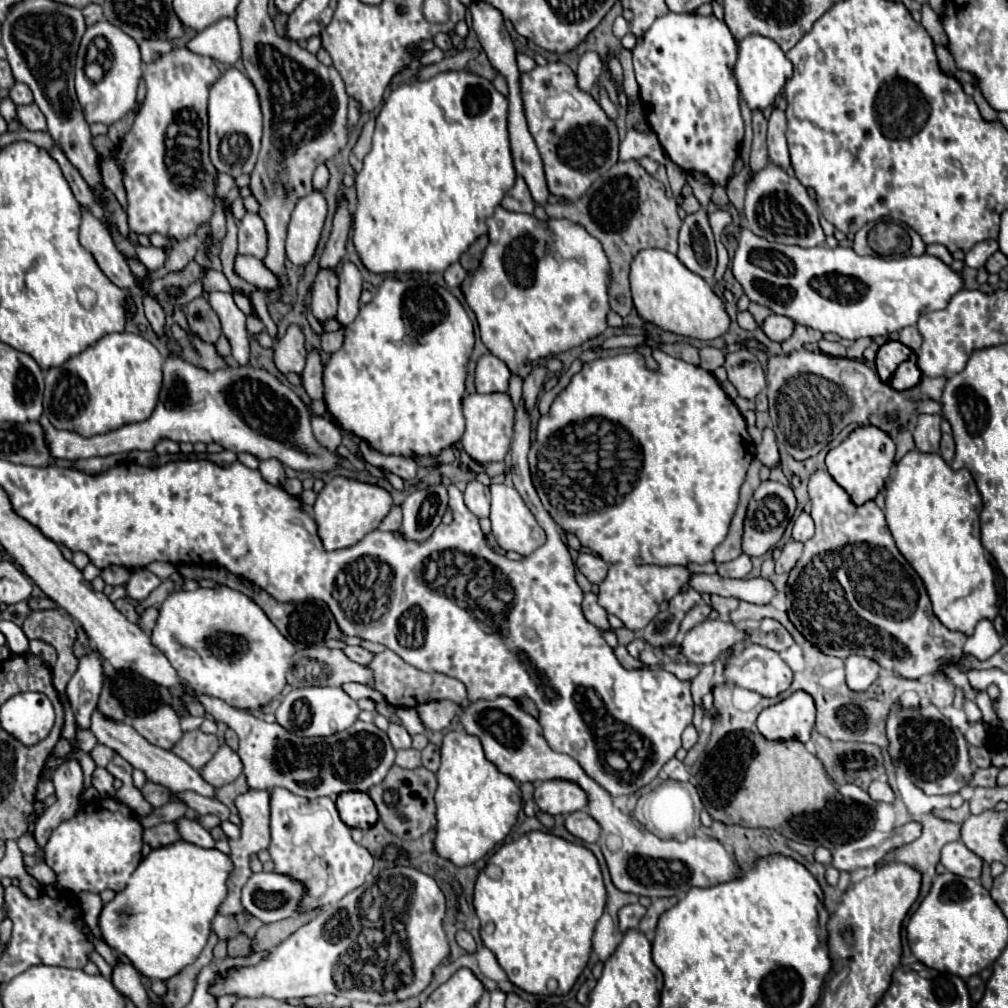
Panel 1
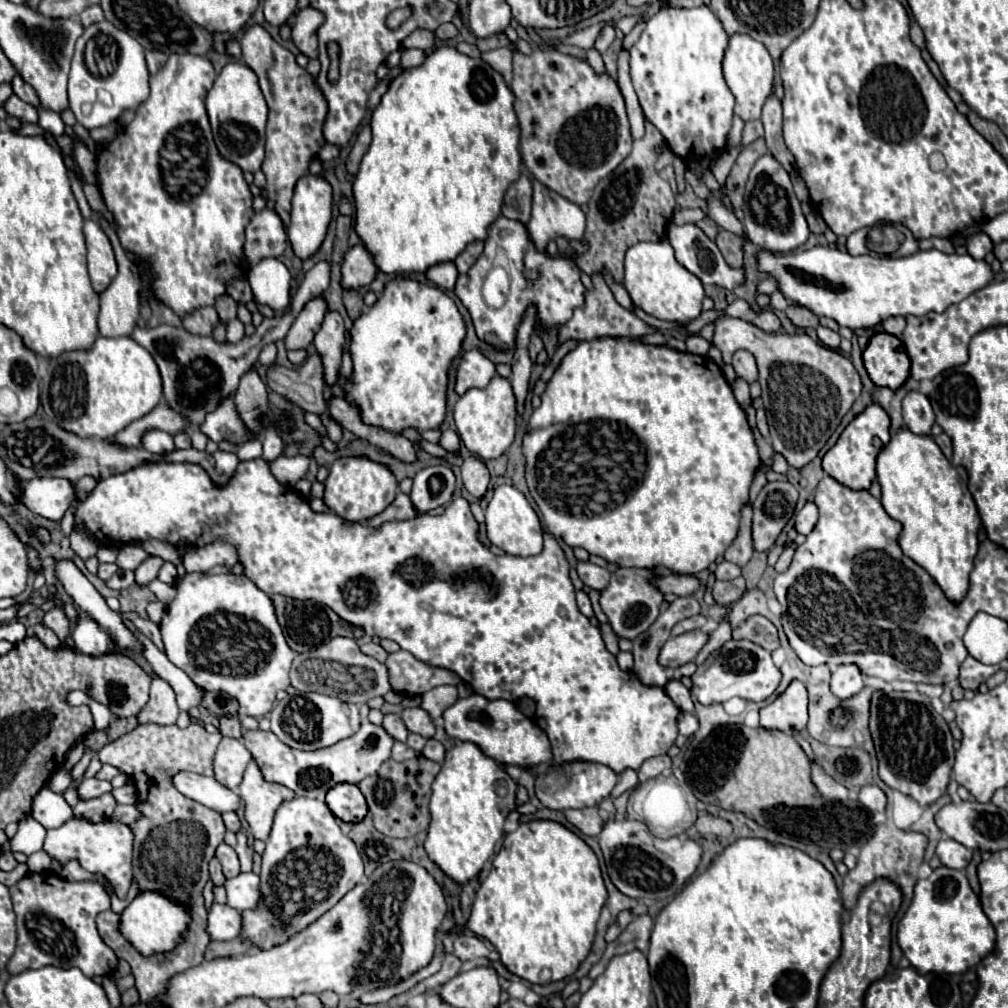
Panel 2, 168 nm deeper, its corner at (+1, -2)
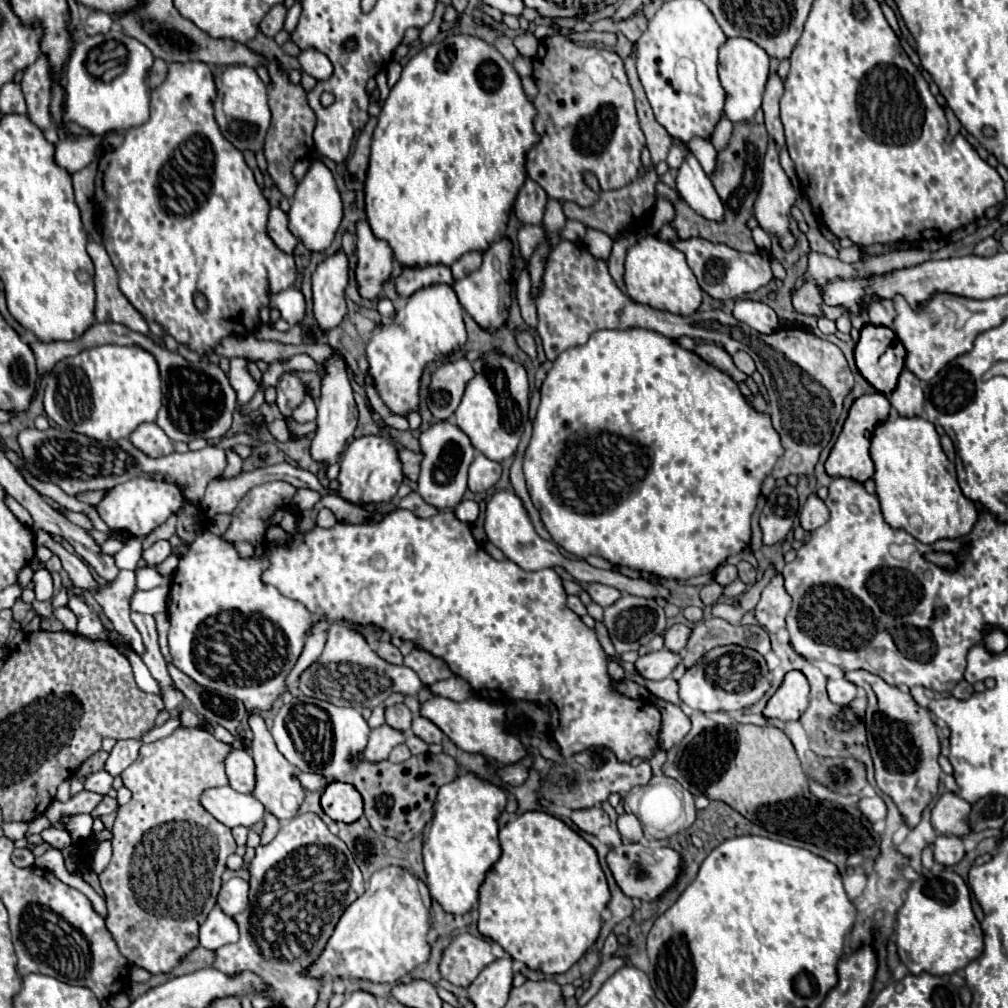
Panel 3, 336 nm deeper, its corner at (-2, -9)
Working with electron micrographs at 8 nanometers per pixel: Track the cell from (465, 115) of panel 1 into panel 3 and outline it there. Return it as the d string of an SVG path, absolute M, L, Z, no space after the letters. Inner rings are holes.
M448 34L442 42L430 44L422 52L418 52L410 62L404 66L400 80L392 86L382 112L378 116L378 126L374 130L374 140L372 140L372 154L370 154L370 164L366 172L366 182L364 182L364 200L366 200L366 216L368 224L378 240L386 240L388 246L392 248L394 260L402 268L424 268L430 264L444 264L452 266L462 254L470 250L486 252L488 246L496 240L500 240L506 232L508 216L512 202L516 198L516 190L524 184L526 180L526 160L524 154L526 150L536 144L536 132L534 132L534 120L536 108L532 102L526 98L520 78L514 72L512 64L504 60L504 56L490 44L486 44L480 38L474 36L460 36L460 34Z

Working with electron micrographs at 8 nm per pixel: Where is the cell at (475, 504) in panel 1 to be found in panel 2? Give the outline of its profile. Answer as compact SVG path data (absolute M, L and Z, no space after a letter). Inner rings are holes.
M475 455L467 457L461 465L461 479L463 479L463 487L471 495L481 499L487 491L487 485L489 485L489 471L487 471L485 461L481 461Z

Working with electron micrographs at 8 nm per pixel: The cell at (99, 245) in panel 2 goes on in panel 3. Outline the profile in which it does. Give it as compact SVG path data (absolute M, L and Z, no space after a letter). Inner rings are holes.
M88 242L88 256L94 262L94 288L96 288L96 310L98 322L120 322L130 330L148 334L148 324L142 314L128 302L128 298L118 288L118 274L112 260L102 244Z

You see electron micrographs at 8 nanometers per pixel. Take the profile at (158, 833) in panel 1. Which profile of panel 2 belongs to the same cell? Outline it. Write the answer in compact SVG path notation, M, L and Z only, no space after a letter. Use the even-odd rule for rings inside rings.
M145 723L139 725L135 731L131 731L129 735L123 735L121 739L115 739L113 743L107 743L97 755L101 759L101 763L109 763L113 767L117 767L121 773L131 775L137 787L137 803L135 807L139 809L141 817L135 819L129 827L135 835L133 839L133 881L139 885L139 891L161 891L161 895L169 895L169 899L173 899L175 903L187 905L189 913L191 913L191 923L189 923L189 931L185 931L185 939L173 949L173 951L165 951L161 955L141 955L119 931L119 919L121 915L115 911L101 911L97 915L97 929L101 939L117 953L119 959L125 959L131 969L133 969L133 977L135 977L135 987L141 995L141 1001L151 1001L155 999L155 995L165 991L165 983L171 975L181 973L189 967L195 967L203 961L203 953L209 945L209 935L205 931L207 925L207 909L205 909L205 901L203 901L203 887L209 881L209 861L215 857L215 849L223 843L223 835L225 835L225 825L223 819L217 811L211 811L207 807L203 807L201 803L187 799L185 795L181 795L175 787L173 787L173 775L179 771L191 771L191 773L203 773L203 775L211 775L213 773L213 755L215 749L221 741L221 733L207 733L203 725L199 723L191 723L185 729L179 729L177 725L169 725L169 727L161 727L157 723Z

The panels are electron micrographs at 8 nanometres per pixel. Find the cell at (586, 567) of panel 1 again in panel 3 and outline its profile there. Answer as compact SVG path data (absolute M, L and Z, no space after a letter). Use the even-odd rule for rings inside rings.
M596 582L588 584L588 586L586 586L586 592L588 592L590 598L592 598L596 604L600 604L602 608L610 606L612 602L616 602L616 600L622 596L616 588L610 588L610 586L604 586L604 584L596 584Z

